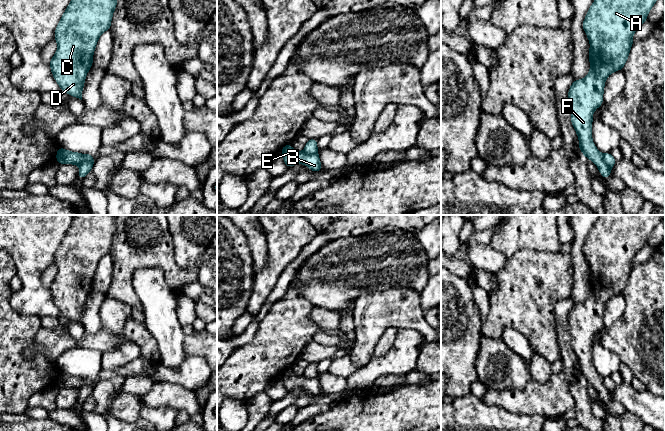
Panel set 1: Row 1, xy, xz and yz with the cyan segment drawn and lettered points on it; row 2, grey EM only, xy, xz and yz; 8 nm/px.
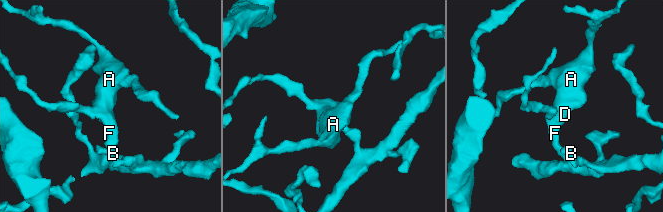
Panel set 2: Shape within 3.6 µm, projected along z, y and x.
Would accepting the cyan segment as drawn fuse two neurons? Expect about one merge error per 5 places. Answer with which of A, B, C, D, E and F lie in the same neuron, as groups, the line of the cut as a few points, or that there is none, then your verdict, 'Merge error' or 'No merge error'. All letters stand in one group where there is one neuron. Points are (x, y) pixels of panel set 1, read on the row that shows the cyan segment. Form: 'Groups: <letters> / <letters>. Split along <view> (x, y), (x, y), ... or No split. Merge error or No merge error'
Groups: A C D F / B E. Split along yz (602, 155), (602, 159), (609, 170). Merge error

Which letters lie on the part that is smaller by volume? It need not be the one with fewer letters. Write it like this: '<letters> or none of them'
A, C, D, F

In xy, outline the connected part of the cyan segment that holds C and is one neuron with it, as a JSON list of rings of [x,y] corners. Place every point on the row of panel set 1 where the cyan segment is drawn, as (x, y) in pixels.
[[[71,0],[60,22],[56,26],[54,39],[58,44],[57,51],[49,62],[51,72],[59,87],[67,94],[82,100],[85,78],[93,65],[93,54],[100,35],[109,30],[117,0]]]

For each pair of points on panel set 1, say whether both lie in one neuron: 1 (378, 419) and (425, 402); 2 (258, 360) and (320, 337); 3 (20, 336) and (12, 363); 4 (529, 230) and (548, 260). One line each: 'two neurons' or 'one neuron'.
1: one neuron
2: two neurons
3: one neuron
4: two neurons

